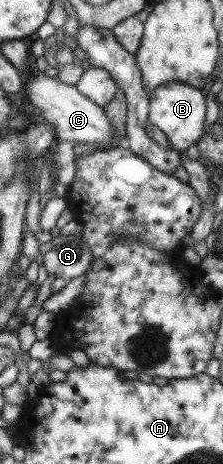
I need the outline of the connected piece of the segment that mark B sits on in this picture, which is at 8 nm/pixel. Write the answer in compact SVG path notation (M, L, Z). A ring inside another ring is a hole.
M178 81L163 82L149 92L148 123L160 130L172 150L184 151L204 134L205 90Z

